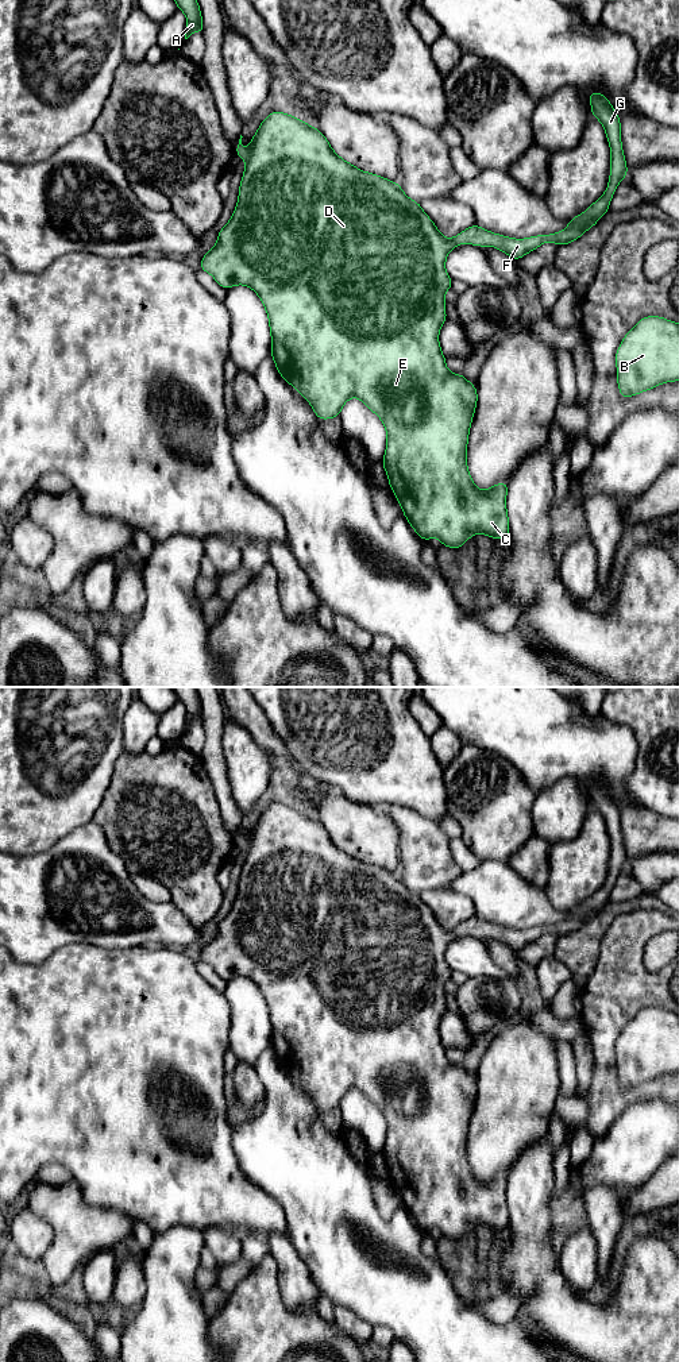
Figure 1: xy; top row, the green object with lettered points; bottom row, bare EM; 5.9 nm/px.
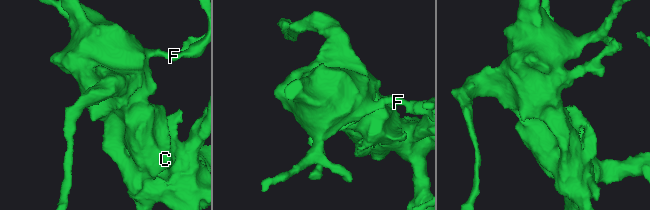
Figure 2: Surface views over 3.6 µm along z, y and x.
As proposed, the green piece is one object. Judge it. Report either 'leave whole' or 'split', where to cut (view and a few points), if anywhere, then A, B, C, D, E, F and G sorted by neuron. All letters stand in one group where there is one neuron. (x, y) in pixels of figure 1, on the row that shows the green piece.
leave whole | no cut | A B C D E F G

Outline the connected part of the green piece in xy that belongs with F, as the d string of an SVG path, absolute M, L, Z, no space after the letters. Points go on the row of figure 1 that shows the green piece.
M593 90L589 100L591 115L603 126L610 146L607 188L583 213L568 220L564 231L525 239L498 235L477 224L454 238L444 238L420 202L410 200L400 184L348 163L332 150L319 128L283 112L274 111L266 116L247 150L242 135L235 146L239 161L246 159L238 204L229 221L219 231L217 243L202 256L200 269L225 290L244 285L259 296L269 316L271 359L283 381L308 400L320 420L339 417L351 397L359 398L382 420L386 428L382 464L389 486L408 522L424 541L436 537L441 545L459 549L477 533L493 540L506 539L510 528L505 503L508 483L481 490L467 468L467 443L478 393L464 375L447 369L439 344L439 332L447 320L444 294L452 288L445 271L447 255L464 243L493 246L518 261L545 242L570 244L606 215L618 184L628 175L621 121L602 93Z

